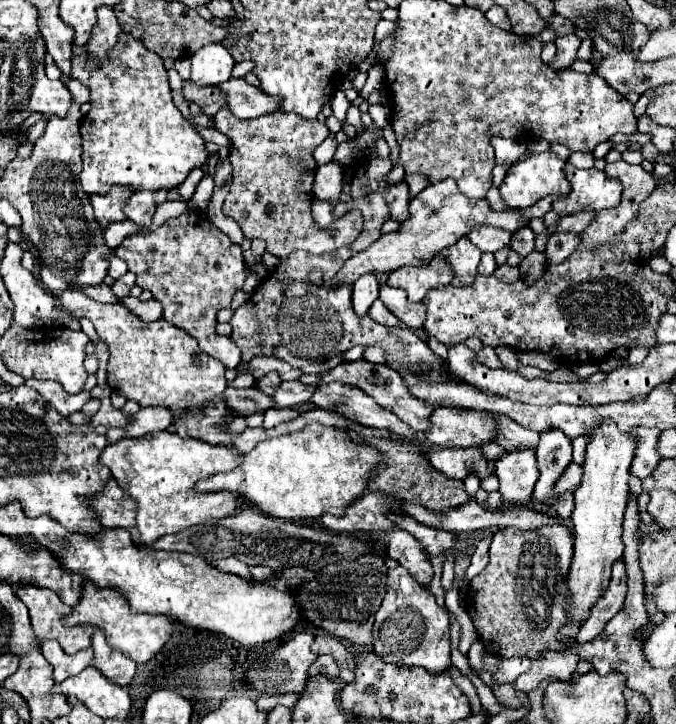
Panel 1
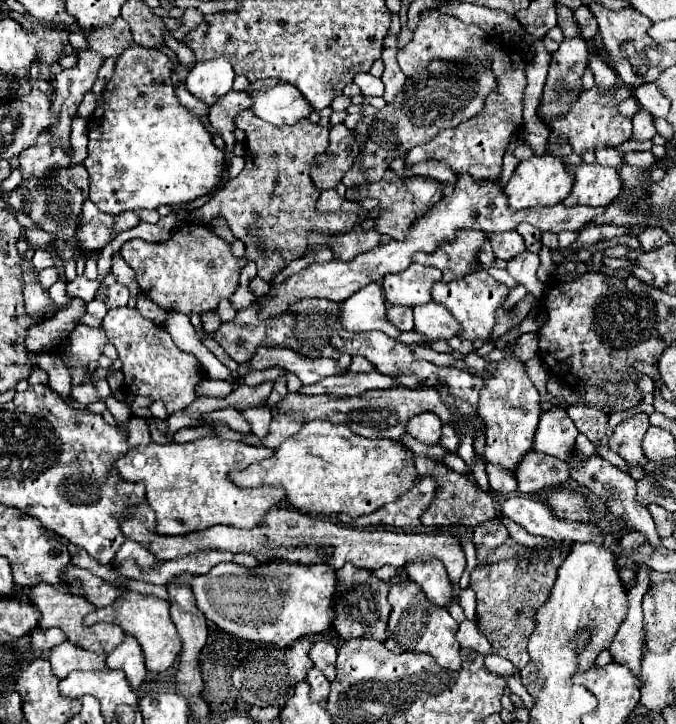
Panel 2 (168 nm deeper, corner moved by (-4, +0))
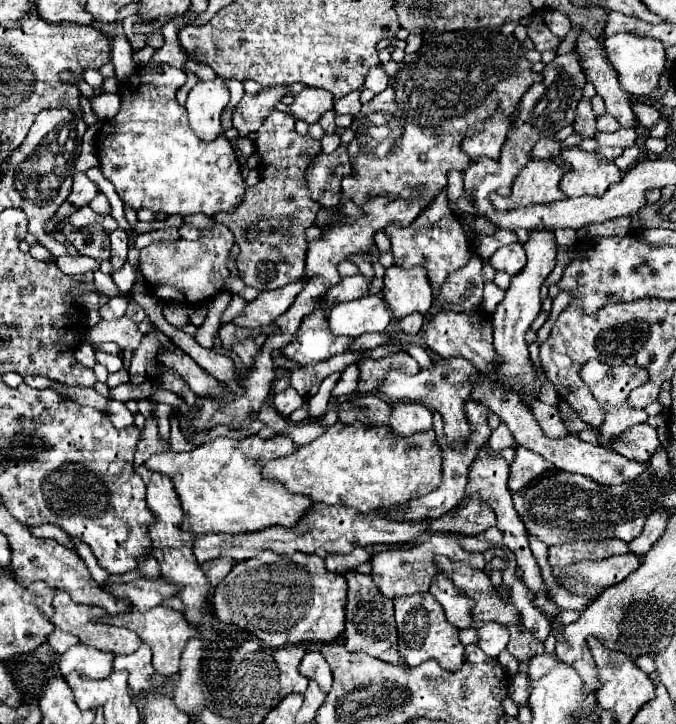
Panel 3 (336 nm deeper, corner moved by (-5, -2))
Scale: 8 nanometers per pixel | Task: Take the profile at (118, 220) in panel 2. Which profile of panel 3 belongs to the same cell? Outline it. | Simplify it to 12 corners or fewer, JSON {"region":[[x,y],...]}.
{"region":[[115,229],[111,239],[113,269],[127,259],[127,231]]}

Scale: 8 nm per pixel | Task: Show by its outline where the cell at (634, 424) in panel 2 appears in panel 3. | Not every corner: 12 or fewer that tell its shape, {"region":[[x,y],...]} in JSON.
{"region":[[589,361],[581,377],[605,405],[603,439],[647,421],[627,405],[647,381],[645,369]]}

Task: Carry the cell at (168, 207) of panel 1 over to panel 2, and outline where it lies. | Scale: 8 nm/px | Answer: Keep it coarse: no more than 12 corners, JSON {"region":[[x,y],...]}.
{"region":[[118,255],[112,259],[112,273],[118,283],[130,289],[130,297],[140,297],[136,275]]}

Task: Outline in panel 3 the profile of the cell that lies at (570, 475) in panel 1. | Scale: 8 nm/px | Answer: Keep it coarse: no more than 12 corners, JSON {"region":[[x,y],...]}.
{"region":[[517,447],[509,491],[521,491],[555,469],[551,461]]}

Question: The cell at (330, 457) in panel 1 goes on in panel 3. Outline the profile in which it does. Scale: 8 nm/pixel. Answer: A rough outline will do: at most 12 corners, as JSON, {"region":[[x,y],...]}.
{"region":[[335,423],[263,479],[357,513],[437,489],[435,431]]}

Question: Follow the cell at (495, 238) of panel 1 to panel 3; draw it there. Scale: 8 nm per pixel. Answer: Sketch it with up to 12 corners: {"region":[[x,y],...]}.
{"region":[[521,243],[499,247],[489,263],[515,275],[527,263]]}

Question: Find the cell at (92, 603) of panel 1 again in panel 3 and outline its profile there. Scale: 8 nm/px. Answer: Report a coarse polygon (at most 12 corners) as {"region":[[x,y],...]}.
{"region":[[157,605],[105,619],[135,631],[169,677],[193,627],[179,611]]}

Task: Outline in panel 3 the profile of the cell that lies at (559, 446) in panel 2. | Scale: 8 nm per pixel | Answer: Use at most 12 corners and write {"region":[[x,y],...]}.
{"region":[[533,403],[537,423],[547,437],[565,437],[557,407]]}

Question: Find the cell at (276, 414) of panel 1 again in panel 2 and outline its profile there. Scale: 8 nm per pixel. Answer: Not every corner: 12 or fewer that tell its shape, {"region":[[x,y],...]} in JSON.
{"region":[[268,407],[240,413],[256,437],[266,437],[272,413]]}

